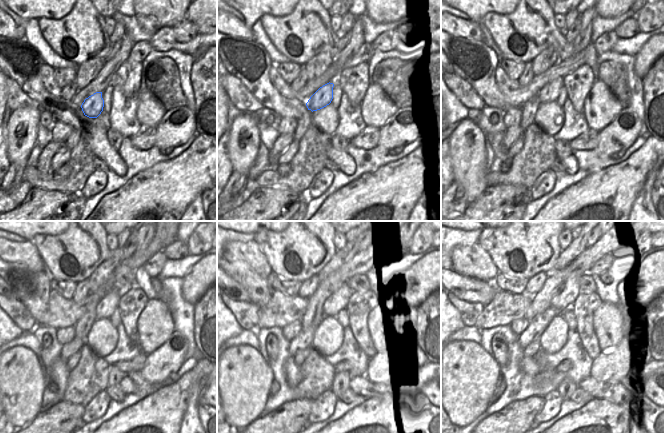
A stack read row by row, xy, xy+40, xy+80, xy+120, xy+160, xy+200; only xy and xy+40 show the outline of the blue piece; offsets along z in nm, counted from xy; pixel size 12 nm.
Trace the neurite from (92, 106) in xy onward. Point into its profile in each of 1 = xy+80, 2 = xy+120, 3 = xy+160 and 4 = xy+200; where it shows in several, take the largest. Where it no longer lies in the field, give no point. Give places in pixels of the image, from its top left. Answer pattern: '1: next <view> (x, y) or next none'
1: next xy+80 (549, 93)
2: next xy+120 (107, 306)
3: next xy+160 (335, 302)
4: next xy+200 (560, 301)

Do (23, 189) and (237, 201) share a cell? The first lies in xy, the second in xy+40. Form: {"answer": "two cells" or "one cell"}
{"answer": "one cell"}

